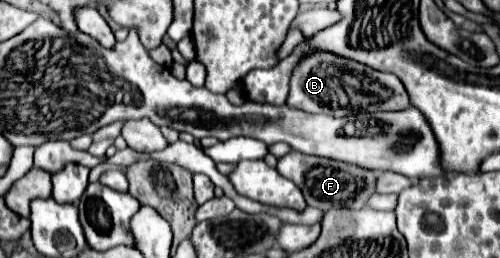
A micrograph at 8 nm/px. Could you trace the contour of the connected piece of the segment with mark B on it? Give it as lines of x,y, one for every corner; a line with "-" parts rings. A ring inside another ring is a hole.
312,51
302,57
290,77
288,105
310,111
310,113
330,113
348,115
360,111
400,111
410,107
410,97
402,81
386,71
370,69
358,61
346,59
330,51

